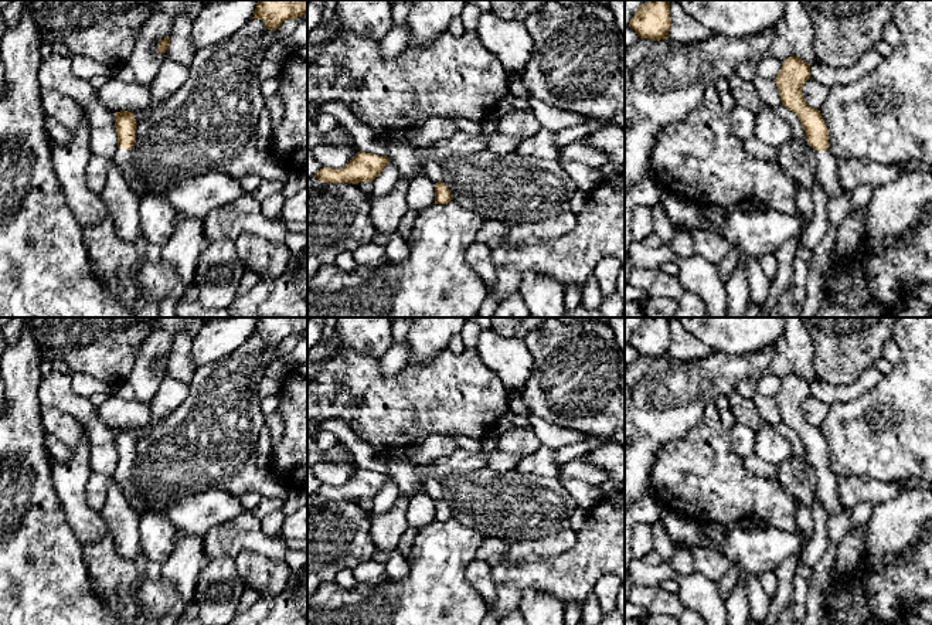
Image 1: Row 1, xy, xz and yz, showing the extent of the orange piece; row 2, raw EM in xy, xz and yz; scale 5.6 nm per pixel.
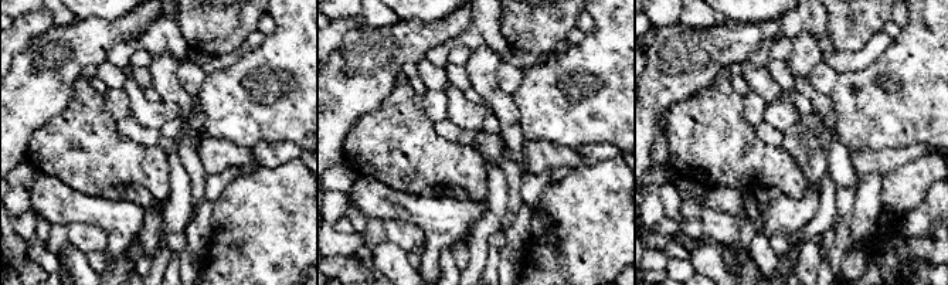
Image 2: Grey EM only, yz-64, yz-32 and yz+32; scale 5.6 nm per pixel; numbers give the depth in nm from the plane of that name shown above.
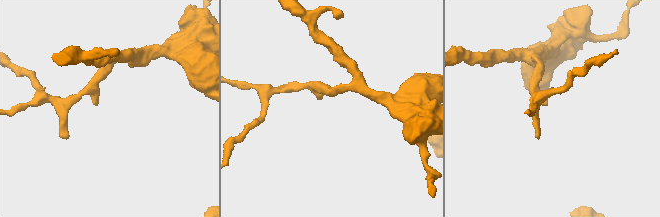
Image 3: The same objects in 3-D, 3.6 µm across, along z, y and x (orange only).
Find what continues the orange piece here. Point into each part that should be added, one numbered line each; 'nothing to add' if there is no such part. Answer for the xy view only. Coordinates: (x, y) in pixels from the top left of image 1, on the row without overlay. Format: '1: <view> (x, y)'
1: xy (122, 474)

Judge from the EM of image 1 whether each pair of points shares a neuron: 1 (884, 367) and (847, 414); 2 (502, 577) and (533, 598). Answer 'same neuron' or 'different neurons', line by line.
1: different neurons
2: different neurons

